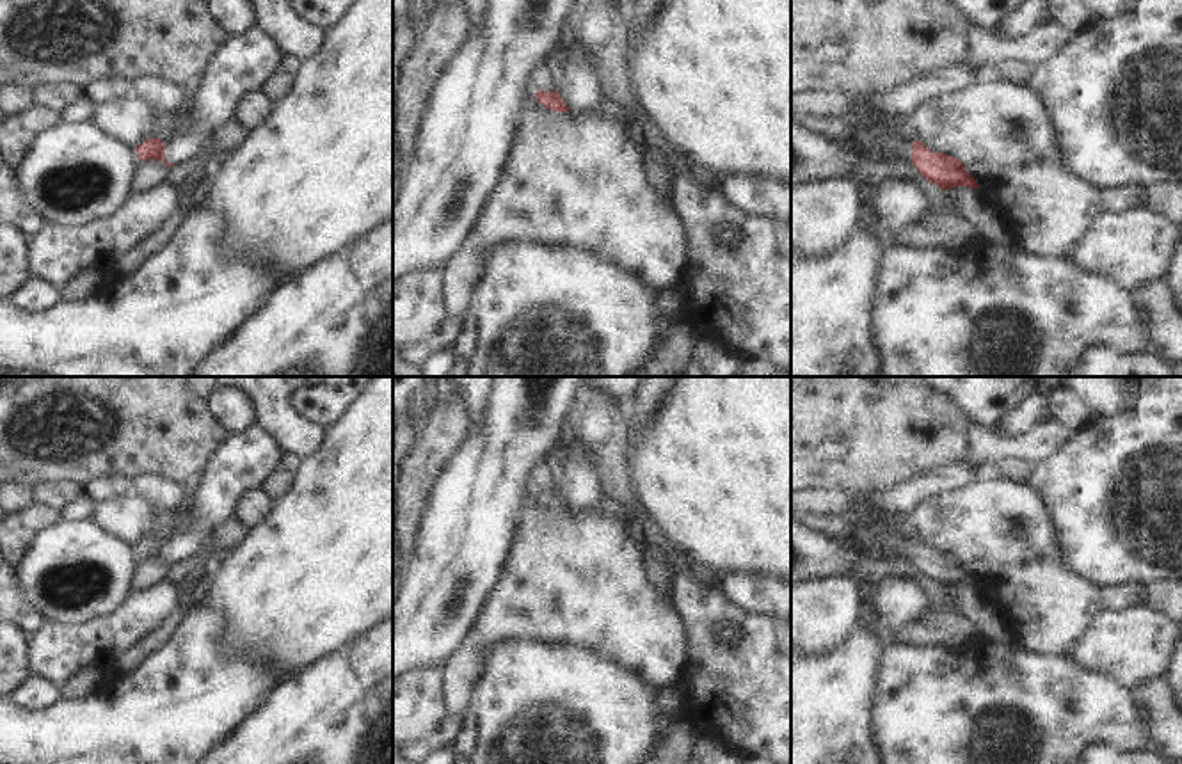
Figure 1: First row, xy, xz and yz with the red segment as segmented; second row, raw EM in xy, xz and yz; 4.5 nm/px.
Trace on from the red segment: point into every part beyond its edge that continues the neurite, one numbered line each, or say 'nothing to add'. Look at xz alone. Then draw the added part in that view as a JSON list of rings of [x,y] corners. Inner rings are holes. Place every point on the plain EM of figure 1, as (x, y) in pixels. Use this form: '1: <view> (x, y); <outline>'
1: xz (580, 485); [[[567,442],[563,455],[556,460],[556,466],[562,469],[558,492],[571,508],[599,510],[608,506],[599,471],[585,446]]]

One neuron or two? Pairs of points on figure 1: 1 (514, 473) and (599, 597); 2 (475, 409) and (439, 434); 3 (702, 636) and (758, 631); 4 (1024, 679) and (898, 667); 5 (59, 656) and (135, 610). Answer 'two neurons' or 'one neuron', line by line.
1: two neurons
2: two neurons
3: one neuron
4: one neuron
5: one neuron

